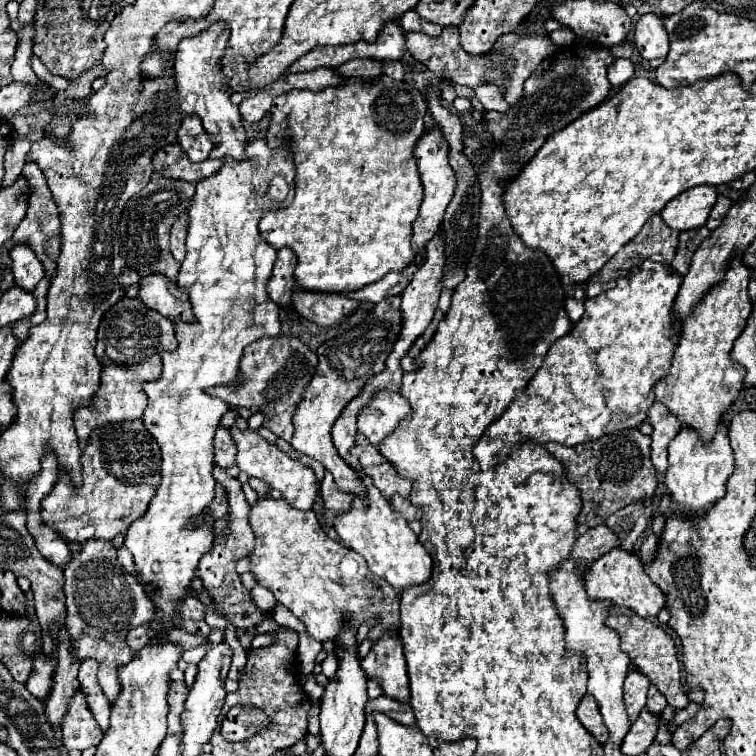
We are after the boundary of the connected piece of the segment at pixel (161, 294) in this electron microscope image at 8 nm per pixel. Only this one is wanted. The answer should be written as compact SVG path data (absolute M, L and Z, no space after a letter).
M151 274L141 280L141 290L139 290L141 302L145 306L161 312L161 316L169 318L171 322L195 322L191 306L187 306L187 298L183 292L177 288L167 278L161 278L159 274Z

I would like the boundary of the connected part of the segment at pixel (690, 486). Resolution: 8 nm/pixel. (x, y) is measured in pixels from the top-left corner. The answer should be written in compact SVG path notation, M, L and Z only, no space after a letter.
M681 428L675 440L669 444L669 468L665 472L665 486L671 498L683 508L683 514L701 514L715 500L725 496L725 480L733 472L733 450L729 446L727 428L719 428L713 442L705 446L695 430Z

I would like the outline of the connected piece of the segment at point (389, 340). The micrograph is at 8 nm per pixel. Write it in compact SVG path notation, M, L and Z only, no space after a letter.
M391 296L385 298L383 302L375 304L375 308L371 310L371 314L367 316L367 320L359 326L355 326L353 330L325 342L319 346L317 354L319 354L319 364L317 364L317 372L311 380L311 384L307 386L303 400L297 406L297 412L293 416L293 426L295 426L295 436L291 440L291 446L321 462L325 466L325 470L329 470L335 478L335 484L341 492L351 494L355 498L365 500L365 484L361 474L351 468L337 452L337 448L333 446L331 440L331 426L335 424L335 420L339 418L341 410L361 392L361 388L365 386L365 382L373 376L379 374L381 368L385 366L385 358L391 352L399 330L401 330L401 314L399 314L399 296Z

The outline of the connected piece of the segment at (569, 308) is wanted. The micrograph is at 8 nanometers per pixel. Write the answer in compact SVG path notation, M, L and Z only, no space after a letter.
M567 298L565 312L569 314L569 320L575 324L583 316L583 300L581 298Z

